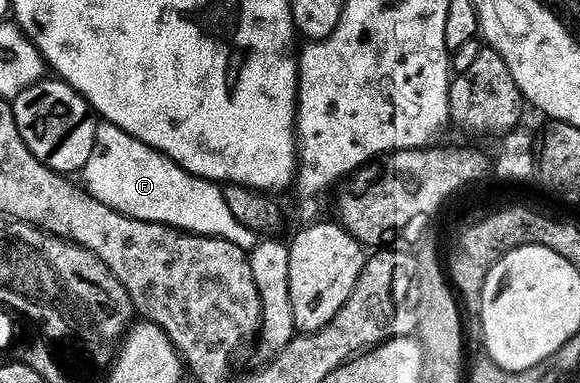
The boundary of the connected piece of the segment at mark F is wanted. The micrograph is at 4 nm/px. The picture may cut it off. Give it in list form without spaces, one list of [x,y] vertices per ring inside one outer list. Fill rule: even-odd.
[[[98,123],[95,146],[83,169],[84,176],[90,197],[132,220],[165,224],[195,236],[216,236],[246,250],[259,243],[258,233],[240,224],[235,214],[231,214],[224,191],[214,181],[185,172],[168,156],[114,124]]]

